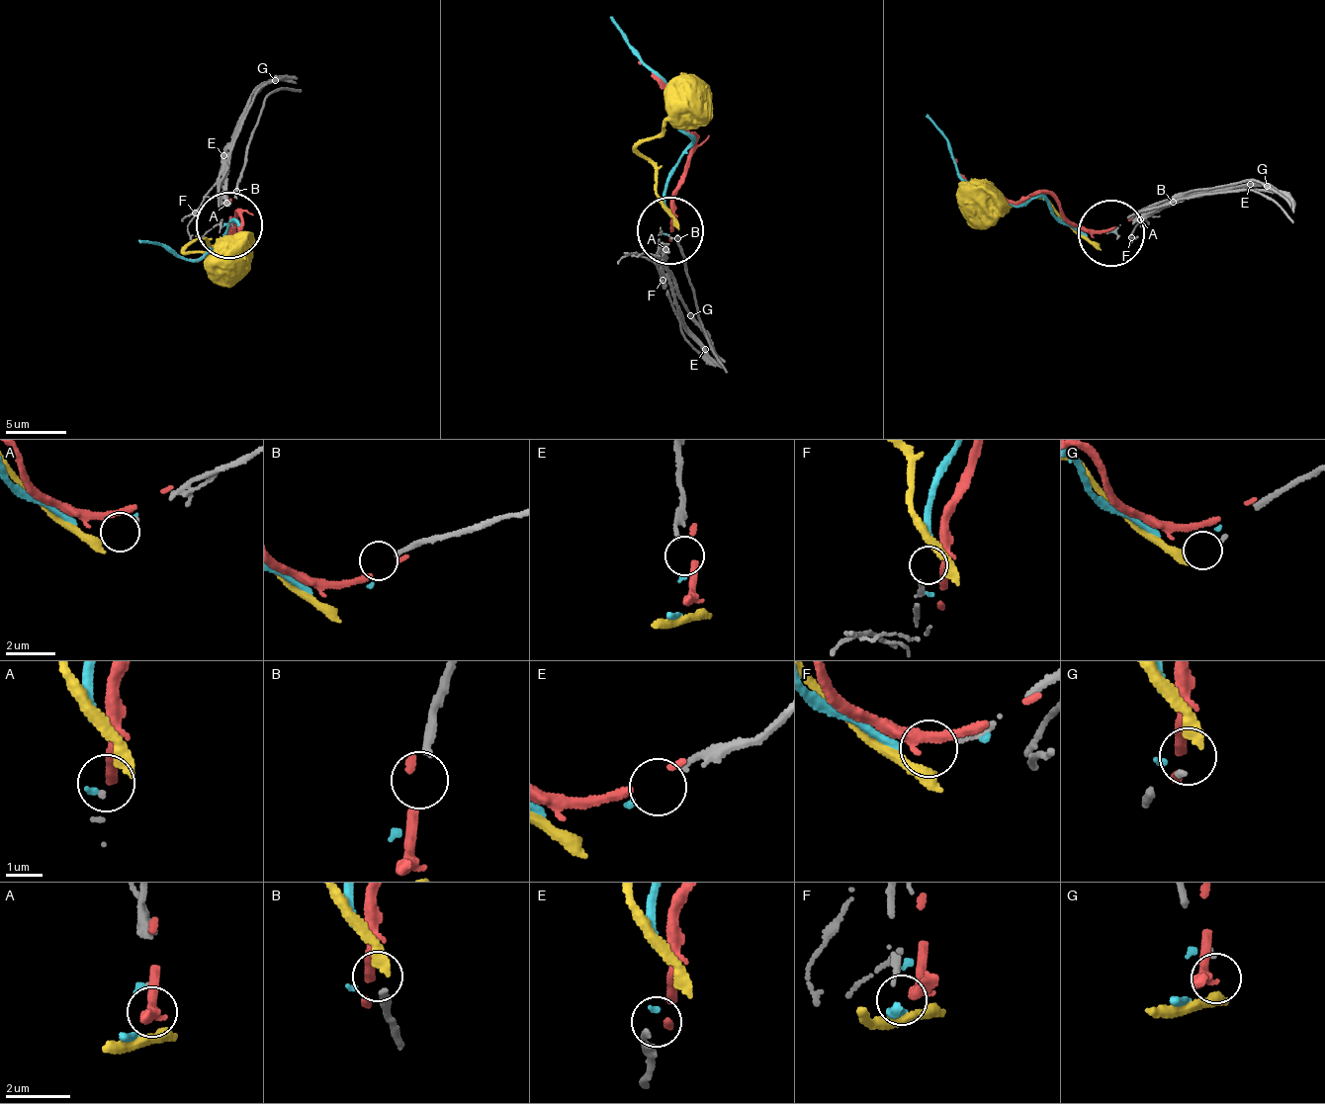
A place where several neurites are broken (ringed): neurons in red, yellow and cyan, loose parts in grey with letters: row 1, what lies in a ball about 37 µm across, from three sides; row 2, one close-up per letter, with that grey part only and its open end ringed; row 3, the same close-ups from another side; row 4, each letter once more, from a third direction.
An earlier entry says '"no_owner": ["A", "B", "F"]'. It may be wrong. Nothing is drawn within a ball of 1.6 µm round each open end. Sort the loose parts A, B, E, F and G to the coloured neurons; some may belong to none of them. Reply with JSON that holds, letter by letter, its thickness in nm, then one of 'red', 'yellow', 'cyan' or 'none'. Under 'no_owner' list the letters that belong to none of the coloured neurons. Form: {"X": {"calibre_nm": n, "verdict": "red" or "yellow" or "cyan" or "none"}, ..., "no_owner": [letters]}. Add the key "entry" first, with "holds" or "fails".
{"entry": "holds", "A": {"calibre_nm": 80, "verdict": "none"}, "B": {"calibre_nm": 200, "verdict": "none"}, "E": {"calibre_nm": 170, "verdict": "cyan"}, "F": {"calibre_nm": 150, "verdict": "none"}, "G": {"calibre_nm": 120, "verdict": "yellow"}, "no_owner": ["A", "B", "F"]}

